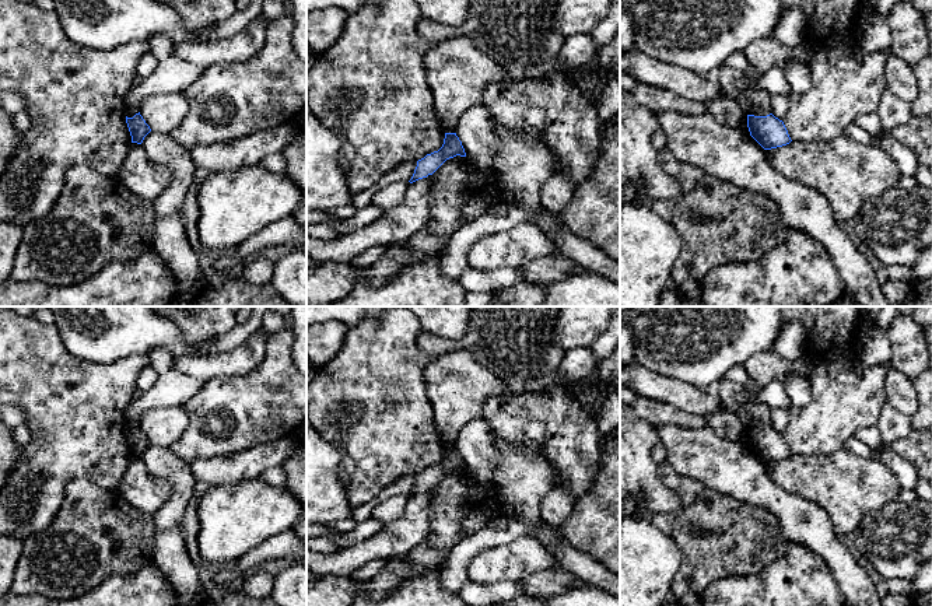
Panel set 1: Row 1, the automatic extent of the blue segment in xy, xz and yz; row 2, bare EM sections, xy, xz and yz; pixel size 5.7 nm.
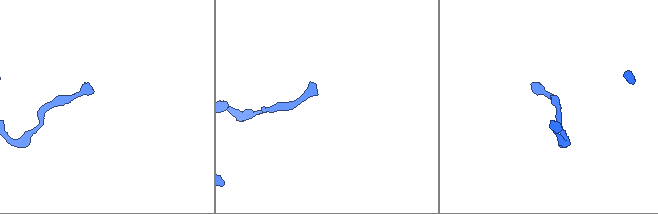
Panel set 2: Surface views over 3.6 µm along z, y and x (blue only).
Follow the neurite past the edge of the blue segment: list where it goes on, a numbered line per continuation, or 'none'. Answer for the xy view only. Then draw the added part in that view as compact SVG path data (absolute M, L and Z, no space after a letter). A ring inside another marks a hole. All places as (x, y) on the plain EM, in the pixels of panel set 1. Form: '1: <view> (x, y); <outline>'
1: xy (172, 388); M164 347L151 350L147 357L158 376L140 397L133 399L125 409L127 431L133 431L140 425L141 416L147 410L183 406L204 385L203 379L192 378L178 371L171 353Z

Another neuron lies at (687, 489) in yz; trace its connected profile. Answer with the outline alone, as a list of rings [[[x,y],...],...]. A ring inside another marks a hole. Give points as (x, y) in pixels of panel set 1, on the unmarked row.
[[[668,460],[658,462],[658,474],[679,495],[683,507],[690,505],[704,488],[702,483],[680,476]]]

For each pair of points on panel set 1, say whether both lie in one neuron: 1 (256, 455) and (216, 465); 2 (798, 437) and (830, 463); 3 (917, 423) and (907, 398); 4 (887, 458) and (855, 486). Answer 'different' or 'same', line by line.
1: same
2: different
3: different
4: different

